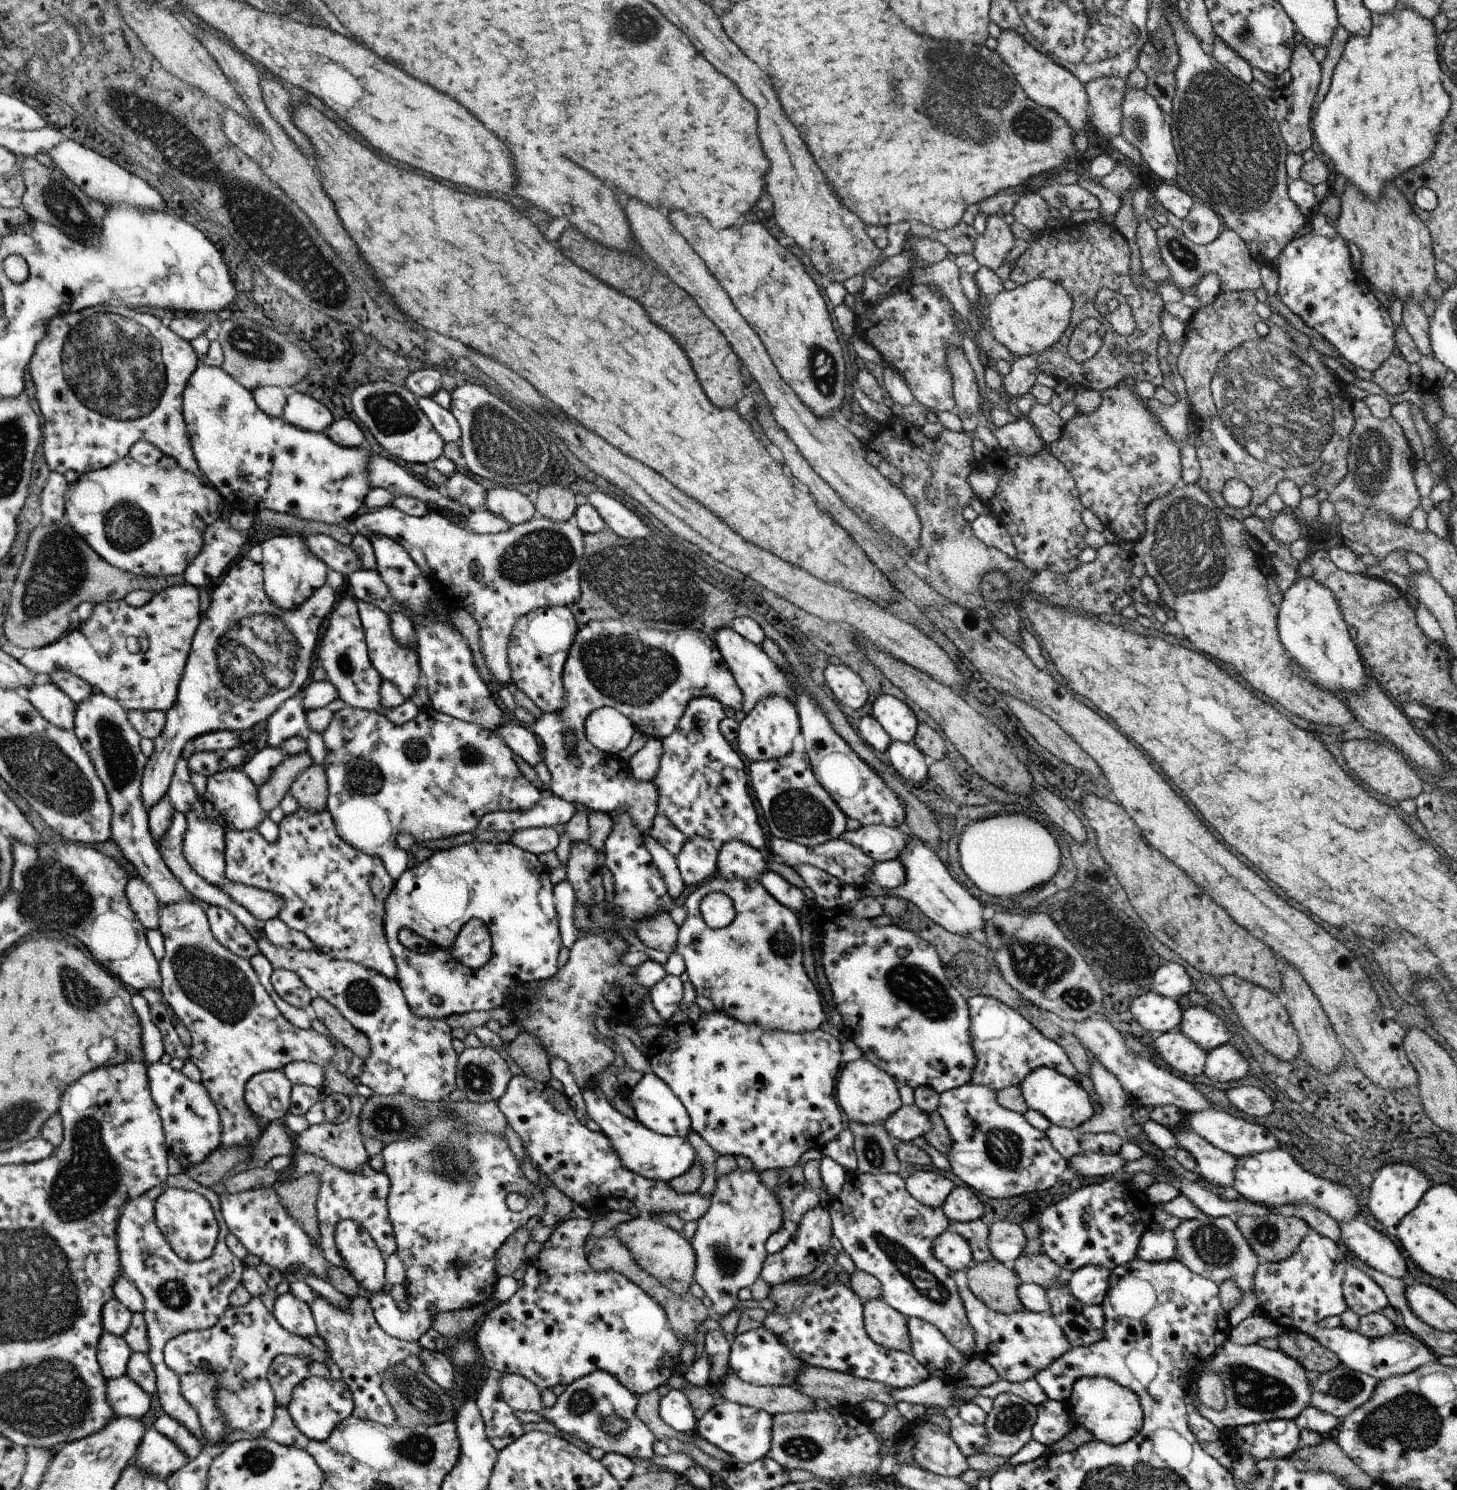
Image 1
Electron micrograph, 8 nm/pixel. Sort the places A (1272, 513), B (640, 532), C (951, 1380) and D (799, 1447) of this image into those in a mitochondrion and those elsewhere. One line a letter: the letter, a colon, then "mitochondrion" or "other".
A: other
B: mitochondrion
C: other
D: mitochondrion

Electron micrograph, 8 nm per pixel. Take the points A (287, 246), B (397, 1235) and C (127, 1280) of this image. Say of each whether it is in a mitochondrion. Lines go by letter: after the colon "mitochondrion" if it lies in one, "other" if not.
A: mitochondrion
B: other
C: other

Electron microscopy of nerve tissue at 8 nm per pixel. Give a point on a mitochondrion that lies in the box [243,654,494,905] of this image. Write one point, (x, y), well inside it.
(362, 776)

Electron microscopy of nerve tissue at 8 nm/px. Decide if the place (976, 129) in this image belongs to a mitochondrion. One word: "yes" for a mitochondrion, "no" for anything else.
yes

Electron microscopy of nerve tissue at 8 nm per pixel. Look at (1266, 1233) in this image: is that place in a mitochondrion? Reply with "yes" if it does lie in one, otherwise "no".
yes

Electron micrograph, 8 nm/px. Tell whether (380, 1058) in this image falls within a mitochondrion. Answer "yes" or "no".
no

